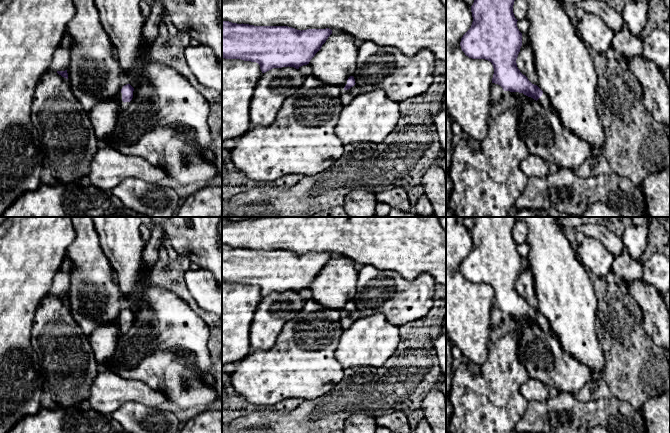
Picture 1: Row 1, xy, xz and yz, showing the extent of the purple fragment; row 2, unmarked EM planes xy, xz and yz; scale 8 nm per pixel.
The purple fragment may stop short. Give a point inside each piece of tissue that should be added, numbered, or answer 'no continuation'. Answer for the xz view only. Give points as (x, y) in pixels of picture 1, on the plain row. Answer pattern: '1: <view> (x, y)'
1: xz (346, 320)

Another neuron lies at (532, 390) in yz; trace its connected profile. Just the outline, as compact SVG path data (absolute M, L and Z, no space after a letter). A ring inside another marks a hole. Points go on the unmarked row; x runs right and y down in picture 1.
M529 378L520 387L520 393L527 402L548 401L551 397L559 394L556 388L547 387L543 382Z

